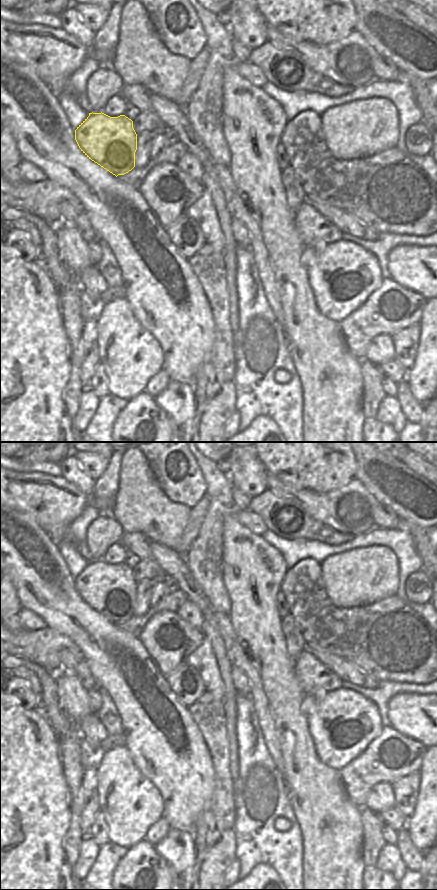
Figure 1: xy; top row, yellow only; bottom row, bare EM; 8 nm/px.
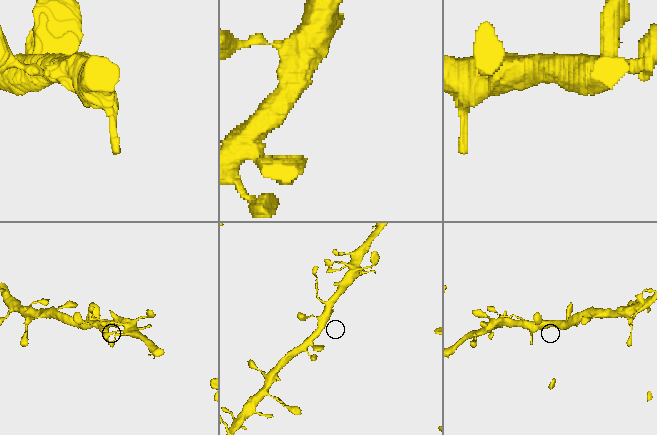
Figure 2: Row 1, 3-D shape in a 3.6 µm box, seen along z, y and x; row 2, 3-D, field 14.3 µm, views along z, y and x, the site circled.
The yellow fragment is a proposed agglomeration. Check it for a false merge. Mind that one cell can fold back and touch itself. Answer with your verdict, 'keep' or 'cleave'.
keep

